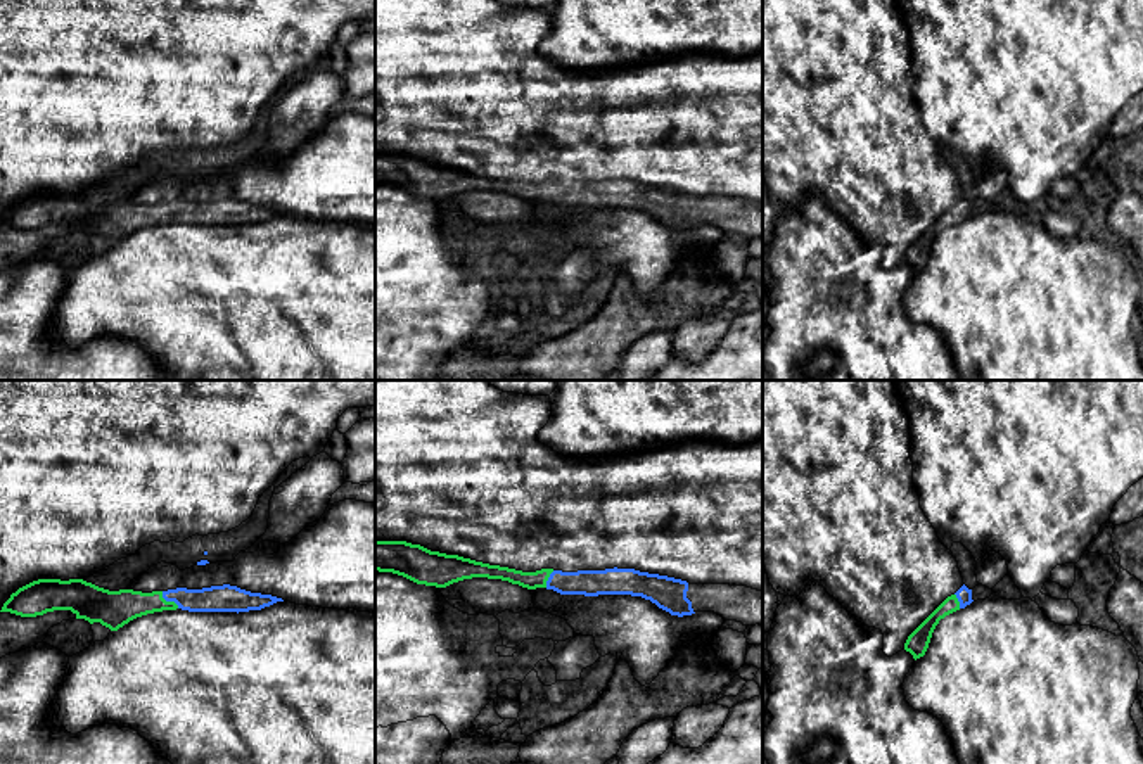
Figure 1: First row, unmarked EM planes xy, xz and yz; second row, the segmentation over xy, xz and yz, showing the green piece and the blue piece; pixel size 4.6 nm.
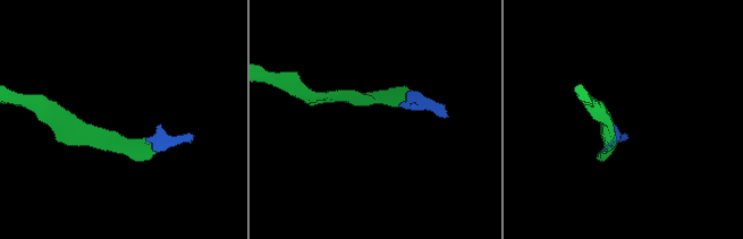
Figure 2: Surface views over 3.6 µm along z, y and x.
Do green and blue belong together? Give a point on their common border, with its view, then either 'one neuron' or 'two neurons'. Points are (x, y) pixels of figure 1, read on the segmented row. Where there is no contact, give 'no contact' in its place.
xy (168, 602) | one neuron

